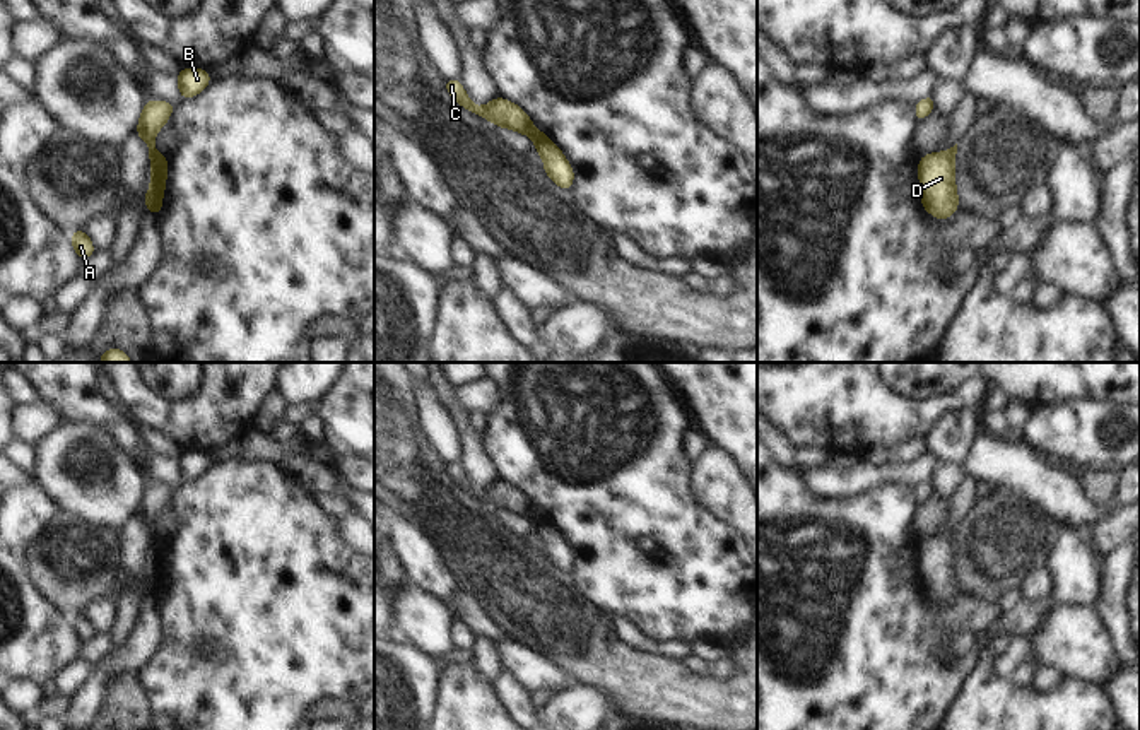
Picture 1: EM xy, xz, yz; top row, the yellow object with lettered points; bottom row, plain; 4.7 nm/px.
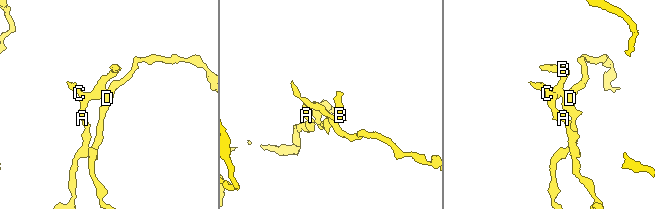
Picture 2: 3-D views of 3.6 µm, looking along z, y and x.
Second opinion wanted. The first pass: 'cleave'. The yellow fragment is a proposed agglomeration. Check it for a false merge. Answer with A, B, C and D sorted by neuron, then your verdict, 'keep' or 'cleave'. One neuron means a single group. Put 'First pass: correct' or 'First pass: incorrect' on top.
First pass: correct
groups A B C / D; cleave

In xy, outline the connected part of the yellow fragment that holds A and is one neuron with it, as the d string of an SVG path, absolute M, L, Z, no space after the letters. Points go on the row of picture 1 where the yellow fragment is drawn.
M77 229L70 234L72 248L79 255L80 260L87 260L96 253L96 248L84 229Z

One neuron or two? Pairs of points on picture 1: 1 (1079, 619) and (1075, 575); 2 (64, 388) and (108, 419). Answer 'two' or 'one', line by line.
1: two
2: one

